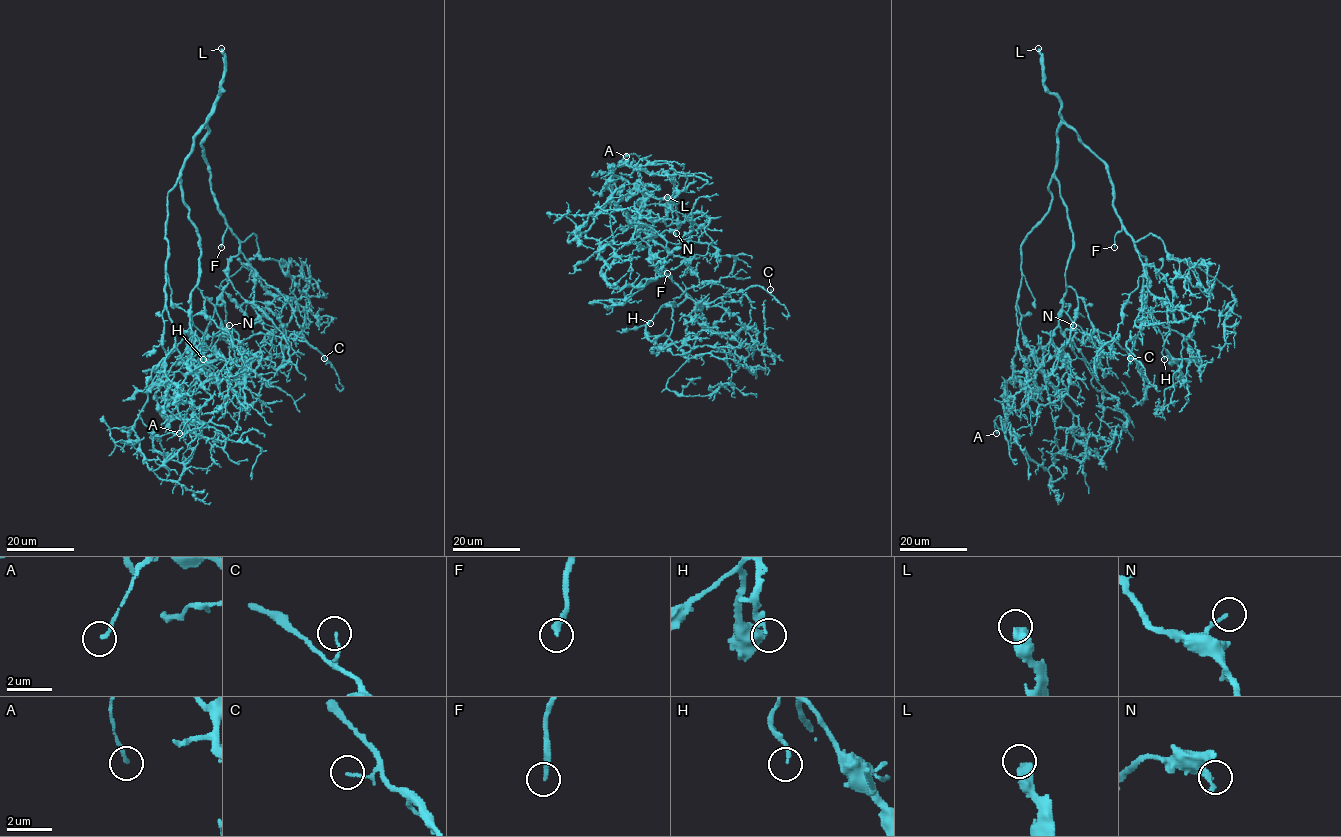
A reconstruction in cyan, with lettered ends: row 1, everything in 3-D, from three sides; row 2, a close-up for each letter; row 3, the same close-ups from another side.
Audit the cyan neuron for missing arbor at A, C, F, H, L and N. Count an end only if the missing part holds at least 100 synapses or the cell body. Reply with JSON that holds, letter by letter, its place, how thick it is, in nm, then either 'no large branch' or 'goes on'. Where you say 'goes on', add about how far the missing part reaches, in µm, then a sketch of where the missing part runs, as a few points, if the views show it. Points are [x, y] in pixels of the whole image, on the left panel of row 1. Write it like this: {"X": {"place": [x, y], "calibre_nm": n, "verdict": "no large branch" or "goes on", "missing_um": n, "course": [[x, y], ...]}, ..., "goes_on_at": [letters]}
{"A": {"place": [179, 433], "calibre_nm": 150, "verdict": "no large branch"}, "C": {"place": [324, 358], "calibre_nm": 80, "verdict": "no large branch"}, "F": {"place": [221, 247], "calibre_nm": 180, "verdict": "goes on", "missing_um": 60, "course": [[221, 247], [209, 288], [232, 315], [232, 328], [254, 329], [257, 340], [267, 339], [265, 305]]}, "H": {"place": [203, 359], "calibre_nm": 180, "verdict": "goes on", "missing_um": 45, "course": [[203, 359], [196, 389], [207, 401], [209, 411], [216, 409], [211, 413], [211, 407], [200, 401], [209, 395]]}, "L": {"place": [221, 48], "calibre_nm": 550, "verdict": "goes on", "missing_um": 160}, "N": {"place": [229, 325], "calibre_nm": 140, "verdict": "no large branch"}, "goes_on_at": ["F", "H", "L"]}

